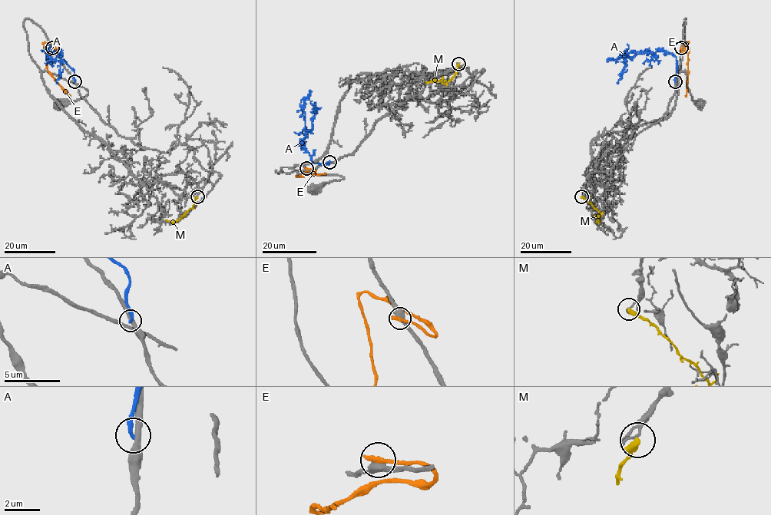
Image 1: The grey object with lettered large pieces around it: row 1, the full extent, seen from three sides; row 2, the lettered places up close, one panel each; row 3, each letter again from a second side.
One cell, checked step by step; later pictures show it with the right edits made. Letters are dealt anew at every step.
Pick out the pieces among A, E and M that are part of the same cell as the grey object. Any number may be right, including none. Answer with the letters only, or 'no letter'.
no letter

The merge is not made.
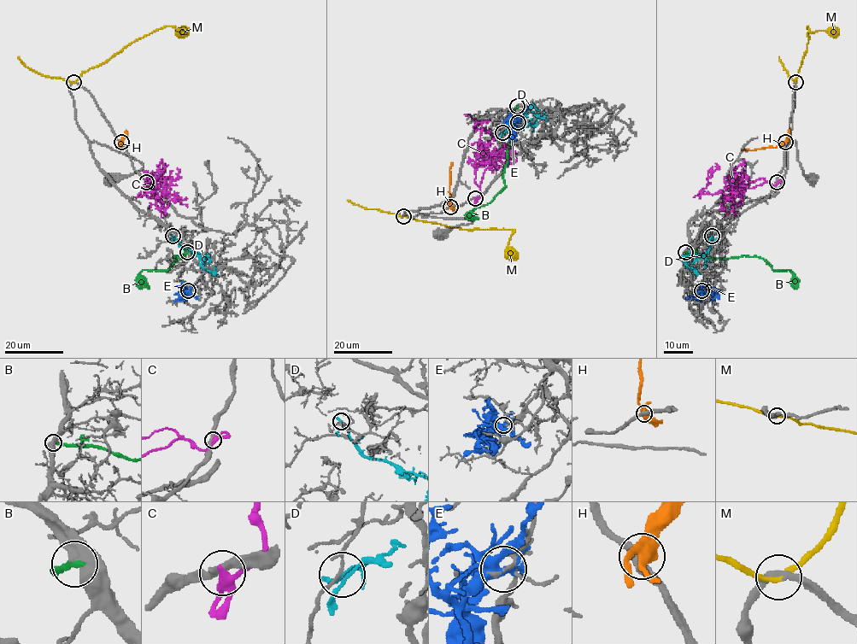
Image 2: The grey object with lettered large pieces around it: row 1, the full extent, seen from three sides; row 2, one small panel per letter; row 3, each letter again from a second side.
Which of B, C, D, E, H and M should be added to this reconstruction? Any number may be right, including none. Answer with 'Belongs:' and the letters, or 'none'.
Belongs: none

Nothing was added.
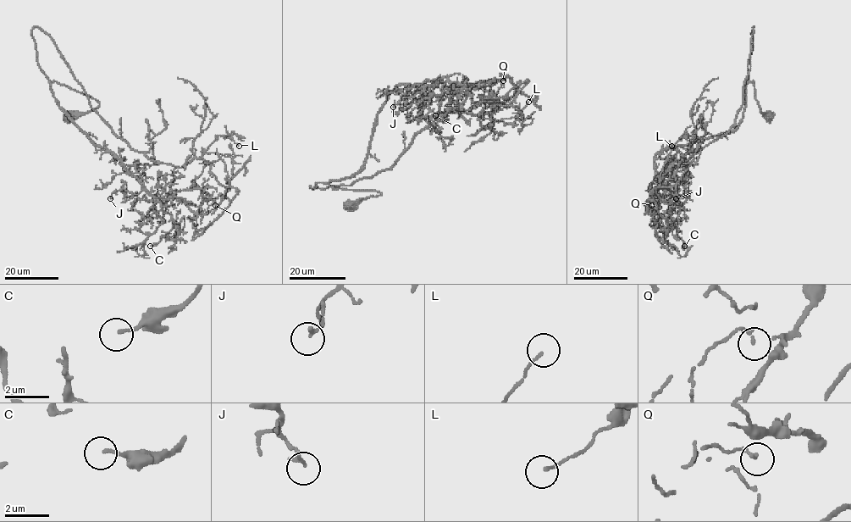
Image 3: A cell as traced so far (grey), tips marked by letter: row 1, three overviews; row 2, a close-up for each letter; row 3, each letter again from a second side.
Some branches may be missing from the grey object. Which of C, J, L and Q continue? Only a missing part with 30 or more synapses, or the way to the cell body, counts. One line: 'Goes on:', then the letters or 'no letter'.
Goes on: no letter

